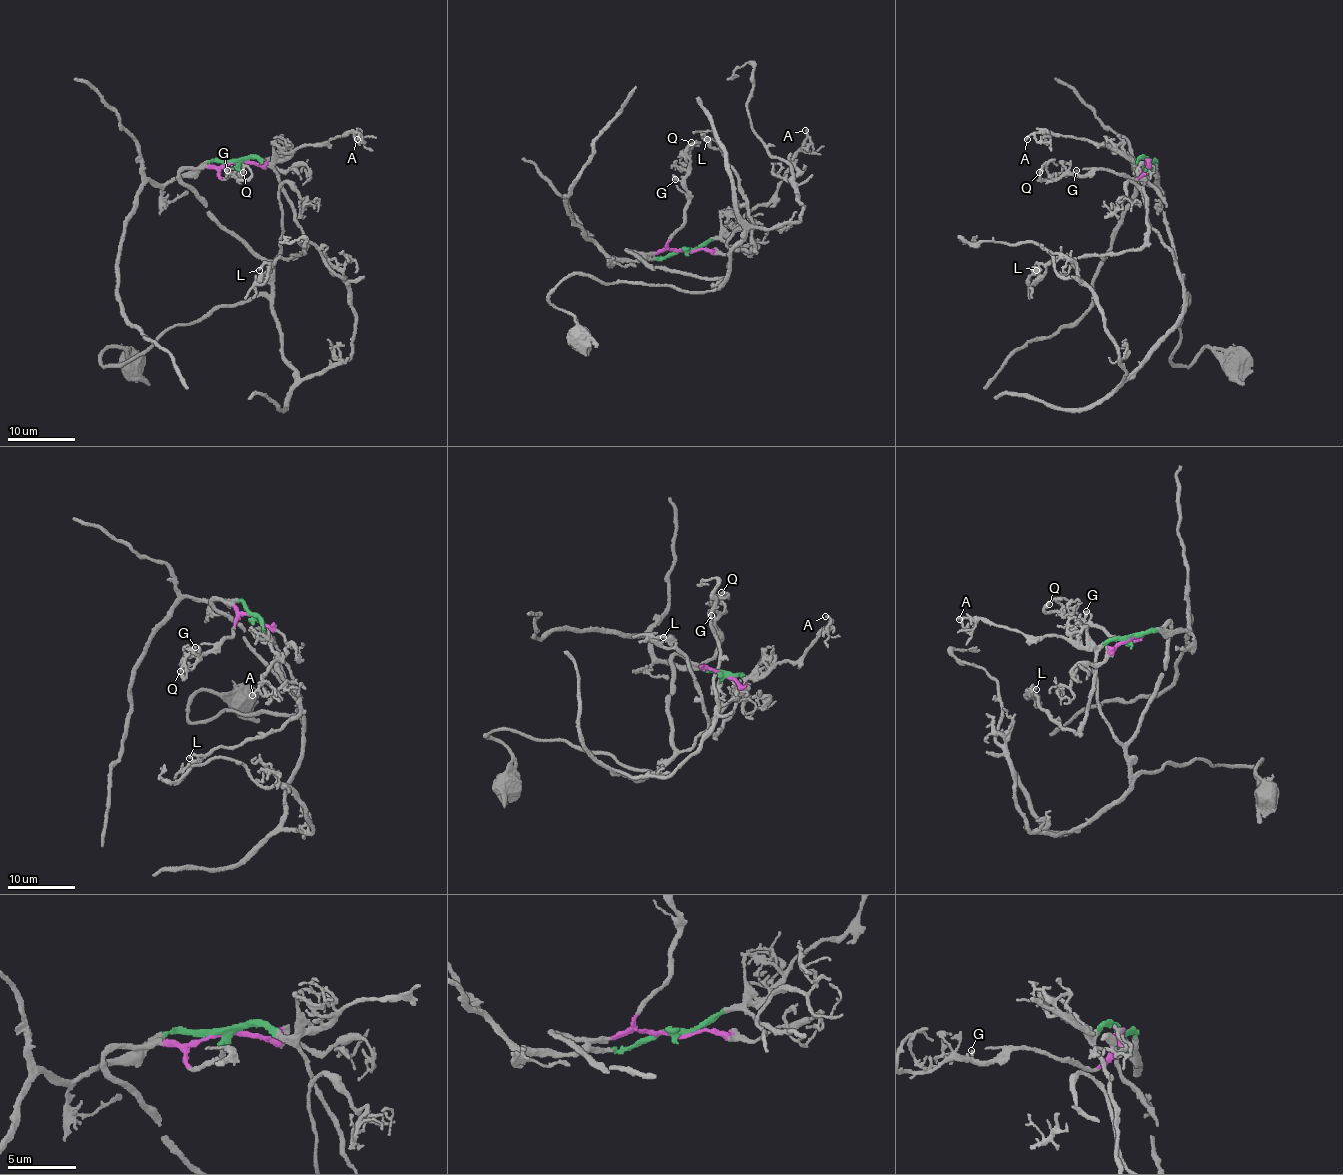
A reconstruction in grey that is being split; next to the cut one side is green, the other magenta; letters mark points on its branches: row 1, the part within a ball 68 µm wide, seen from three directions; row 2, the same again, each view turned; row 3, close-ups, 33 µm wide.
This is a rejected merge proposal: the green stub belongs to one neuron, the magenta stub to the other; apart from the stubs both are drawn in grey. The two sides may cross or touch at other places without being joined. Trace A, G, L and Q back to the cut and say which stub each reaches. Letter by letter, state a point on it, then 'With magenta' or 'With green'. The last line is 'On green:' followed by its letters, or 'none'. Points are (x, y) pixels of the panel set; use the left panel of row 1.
A: Place: (357, 139). With green
G: Place: (227, 170). With magenta
L: Place: (259, 270). With green
Q: Place: (243, 172). With magenta
On green: A, L

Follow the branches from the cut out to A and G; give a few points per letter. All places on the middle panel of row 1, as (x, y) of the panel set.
A: (685, 251), (701, 247), (717, 237), (725, 237), (747, 214), (770, 198), (791, 158), (801, 148), (806, 129)
G: (685, 251), (668, 247), (668, 240), (683, 222), (688, 202), (688, 193), (675, 178)

